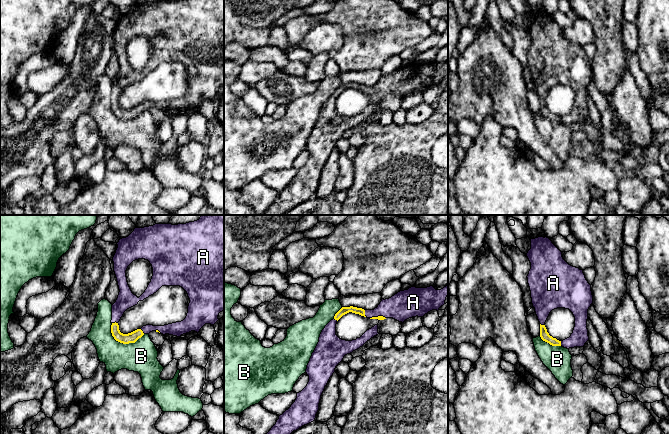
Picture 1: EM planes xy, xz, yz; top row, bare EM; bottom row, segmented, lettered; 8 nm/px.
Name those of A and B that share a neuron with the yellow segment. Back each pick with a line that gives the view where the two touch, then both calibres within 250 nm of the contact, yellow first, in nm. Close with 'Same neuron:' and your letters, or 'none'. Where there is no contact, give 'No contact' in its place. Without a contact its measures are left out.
A: Touches yellow in xz. Thickness 60 nm (yellow) against 170 nm
Same neuron: A

